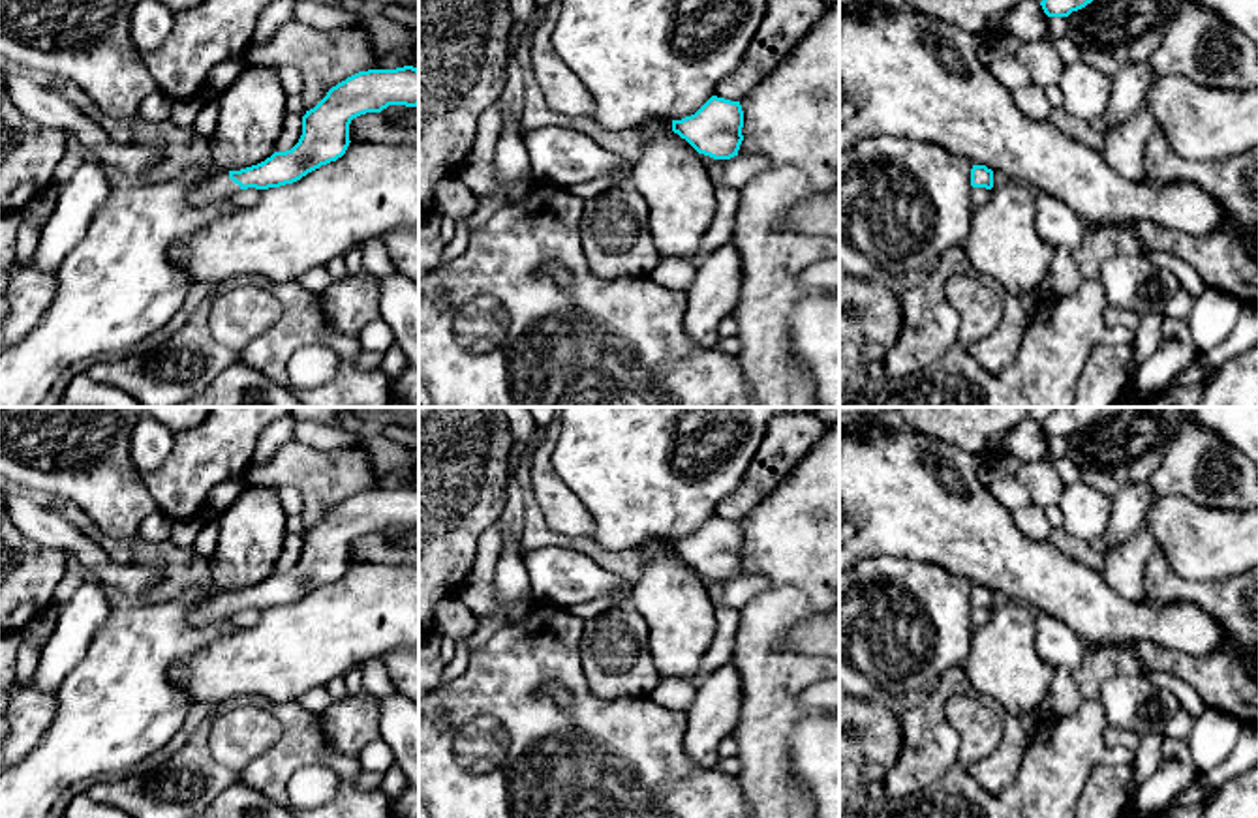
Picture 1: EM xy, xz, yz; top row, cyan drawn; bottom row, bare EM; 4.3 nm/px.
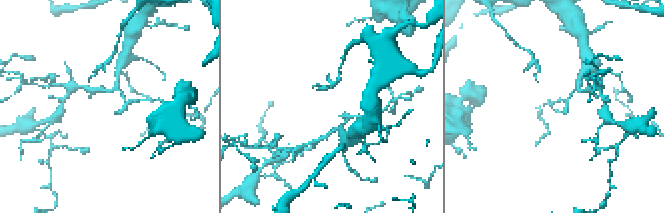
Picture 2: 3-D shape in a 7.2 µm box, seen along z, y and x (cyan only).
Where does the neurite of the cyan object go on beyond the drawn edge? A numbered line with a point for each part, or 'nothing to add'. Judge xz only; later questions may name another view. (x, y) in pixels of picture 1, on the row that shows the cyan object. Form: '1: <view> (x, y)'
nothing to add

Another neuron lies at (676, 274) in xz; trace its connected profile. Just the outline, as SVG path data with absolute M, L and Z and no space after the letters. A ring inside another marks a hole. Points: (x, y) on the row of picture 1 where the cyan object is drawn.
M661 257L657 266L648 274L653 283L683 293L693 285L695 276L697 265L680 257Z

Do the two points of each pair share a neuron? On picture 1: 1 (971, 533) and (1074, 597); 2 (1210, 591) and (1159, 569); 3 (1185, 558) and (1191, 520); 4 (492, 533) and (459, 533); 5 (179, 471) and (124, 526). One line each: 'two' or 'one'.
1: one
2: one
3: one
4: two
5: two

